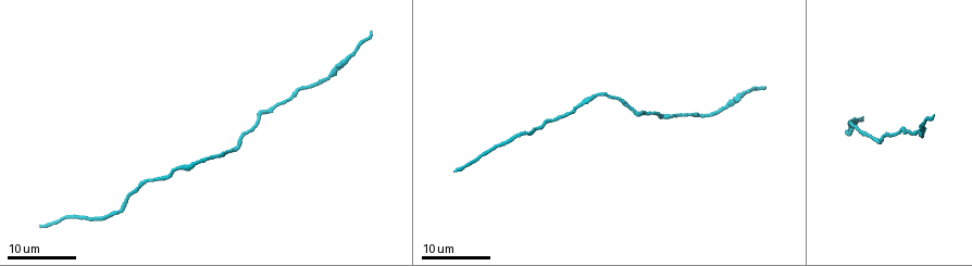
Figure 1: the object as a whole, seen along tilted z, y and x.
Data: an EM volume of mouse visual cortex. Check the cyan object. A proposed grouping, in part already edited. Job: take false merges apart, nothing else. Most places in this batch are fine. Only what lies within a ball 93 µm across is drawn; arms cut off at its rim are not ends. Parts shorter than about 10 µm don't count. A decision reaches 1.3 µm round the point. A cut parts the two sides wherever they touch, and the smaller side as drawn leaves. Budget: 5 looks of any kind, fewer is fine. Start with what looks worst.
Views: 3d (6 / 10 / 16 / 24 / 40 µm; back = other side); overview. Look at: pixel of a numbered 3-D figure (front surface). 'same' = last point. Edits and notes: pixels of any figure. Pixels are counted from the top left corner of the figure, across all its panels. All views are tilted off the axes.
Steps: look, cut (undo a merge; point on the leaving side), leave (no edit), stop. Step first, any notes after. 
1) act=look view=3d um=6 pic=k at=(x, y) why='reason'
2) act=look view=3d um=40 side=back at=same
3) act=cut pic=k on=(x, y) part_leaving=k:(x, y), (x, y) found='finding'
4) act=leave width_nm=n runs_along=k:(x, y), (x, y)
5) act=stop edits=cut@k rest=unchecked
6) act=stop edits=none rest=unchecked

act=look view=3d um=24 pic=1 at=(727, 107) why='calibre changes'

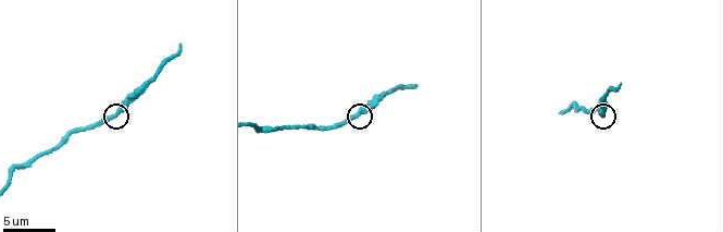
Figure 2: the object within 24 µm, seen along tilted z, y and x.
act=look view=3d um=10 pic=2 at=(111, 113)

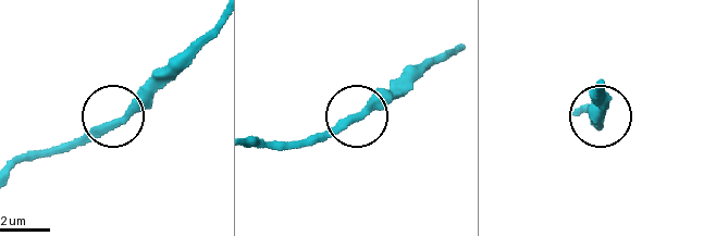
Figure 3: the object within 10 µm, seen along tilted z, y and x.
act=leave found='one cell here'

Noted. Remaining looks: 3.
act=look view=3d um=16 pic=1 at=(217, 157)

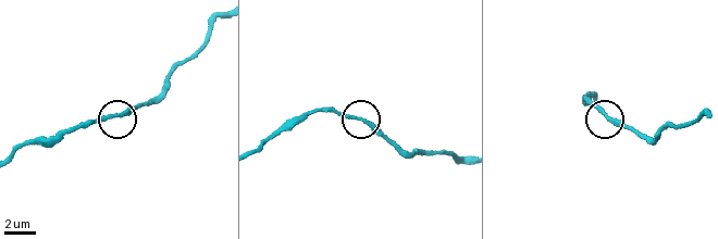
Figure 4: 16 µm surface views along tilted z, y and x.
act=look view=3d um=6 pic=4 at=(606, 117)

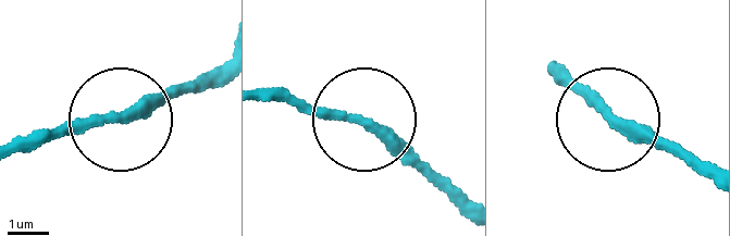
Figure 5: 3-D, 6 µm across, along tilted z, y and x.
act=leave width_nm=240 runs_along=5:(119, 114), (206, 73) found='one cell here'

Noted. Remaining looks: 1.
act=stop edits=none rest=unchecked

